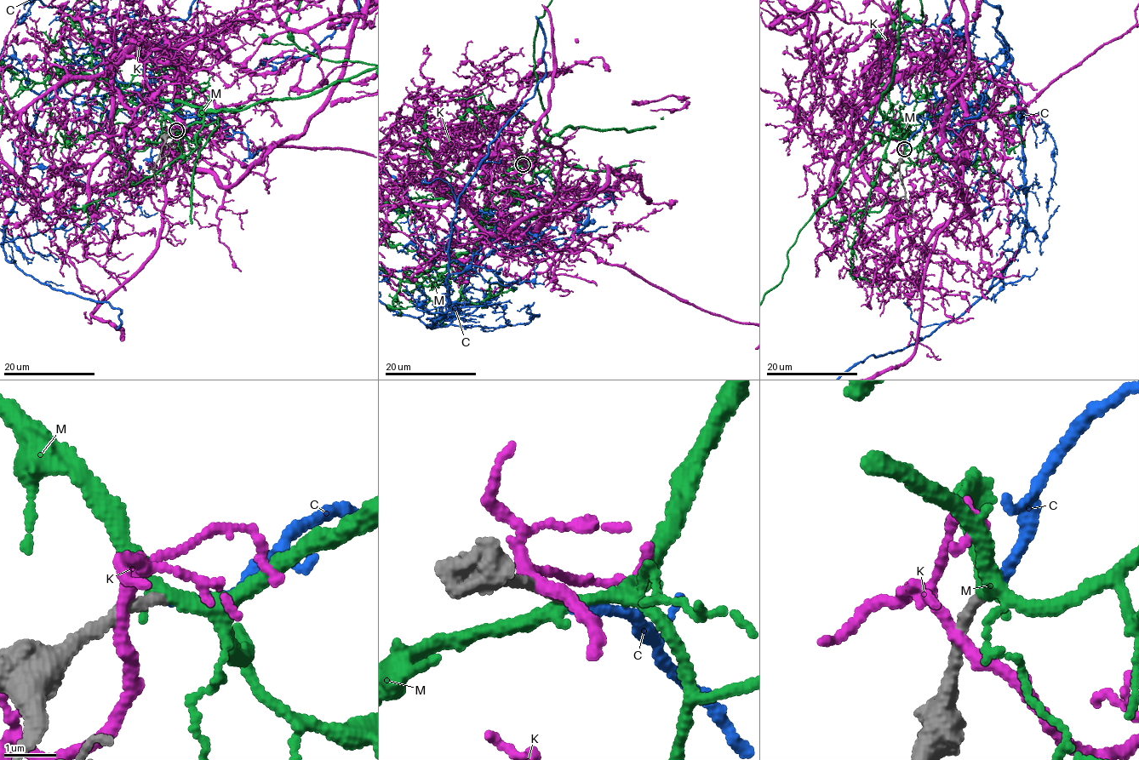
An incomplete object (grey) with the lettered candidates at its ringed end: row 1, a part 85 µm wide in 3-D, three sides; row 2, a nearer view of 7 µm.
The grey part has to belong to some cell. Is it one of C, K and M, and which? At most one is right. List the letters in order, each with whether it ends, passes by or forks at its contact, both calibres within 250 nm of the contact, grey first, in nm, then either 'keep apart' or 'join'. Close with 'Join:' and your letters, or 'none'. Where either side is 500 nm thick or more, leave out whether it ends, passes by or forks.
C: it ends there; 190 nm thick on the grey side, 200 nm on the other; join
K: it forks there; 280 nm thick on the grey side, 190 nm on the other; keep apart
M: it passes by; 200 nm thick on the grey side, 280 nm on the other; keep apart
Join: C

